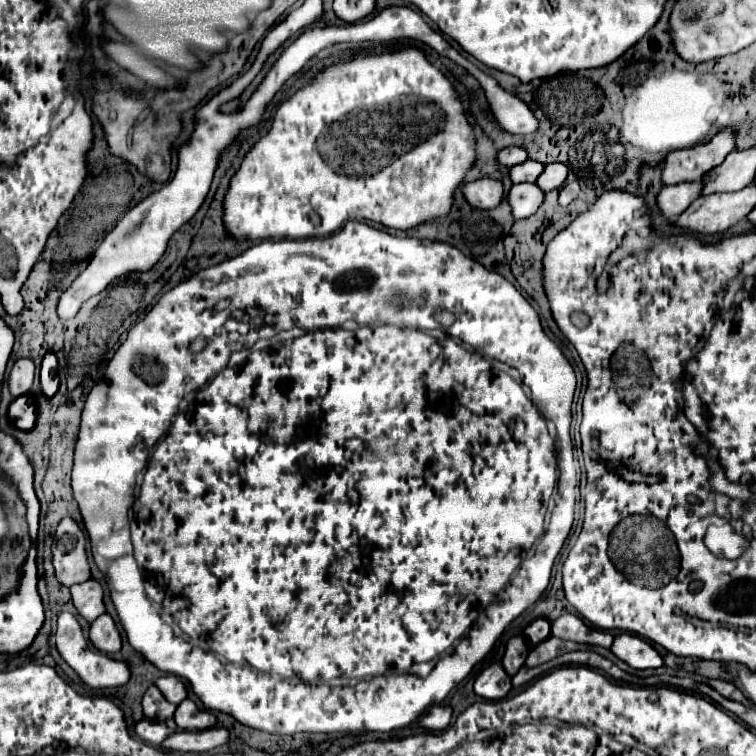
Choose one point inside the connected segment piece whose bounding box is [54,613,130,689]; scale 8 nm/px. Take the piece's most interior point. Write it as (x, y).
(97, 670)

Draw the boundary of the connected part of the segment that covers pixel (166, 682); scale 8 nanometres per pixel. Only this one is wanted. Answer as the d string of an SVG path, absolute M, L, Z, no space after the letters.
M166 675L166 677L160 677L154 681L154 685L160 689L160 693L174 705L178 705L184 697L186 697L186 687L184 683L174 677L174 675Z

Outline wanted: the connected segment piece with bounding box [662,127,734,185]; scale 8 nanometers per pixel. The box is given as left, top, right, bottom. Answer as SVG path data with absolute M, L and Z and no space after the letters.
M726 127L720 129L708 143L668 153L662 167L662 185L690 183L700 179L706 171L720 165L732 149L734 131L732 127Z

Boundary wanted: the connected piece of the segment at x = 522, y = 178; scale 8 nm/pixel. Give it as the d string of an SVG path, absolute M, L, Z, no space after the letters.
M524 161L518 163L514 167L510 167L510 179L512 183L534 183L538 179L538 175L542 173L544 165L538 161Z

